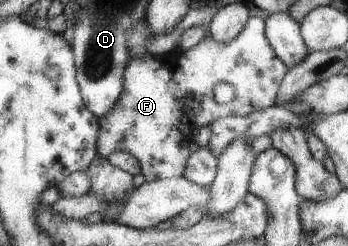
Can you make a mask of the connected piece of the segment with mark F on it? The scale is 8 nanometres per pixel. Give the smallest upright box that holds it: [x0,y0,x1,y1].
[99,17,289,182]

